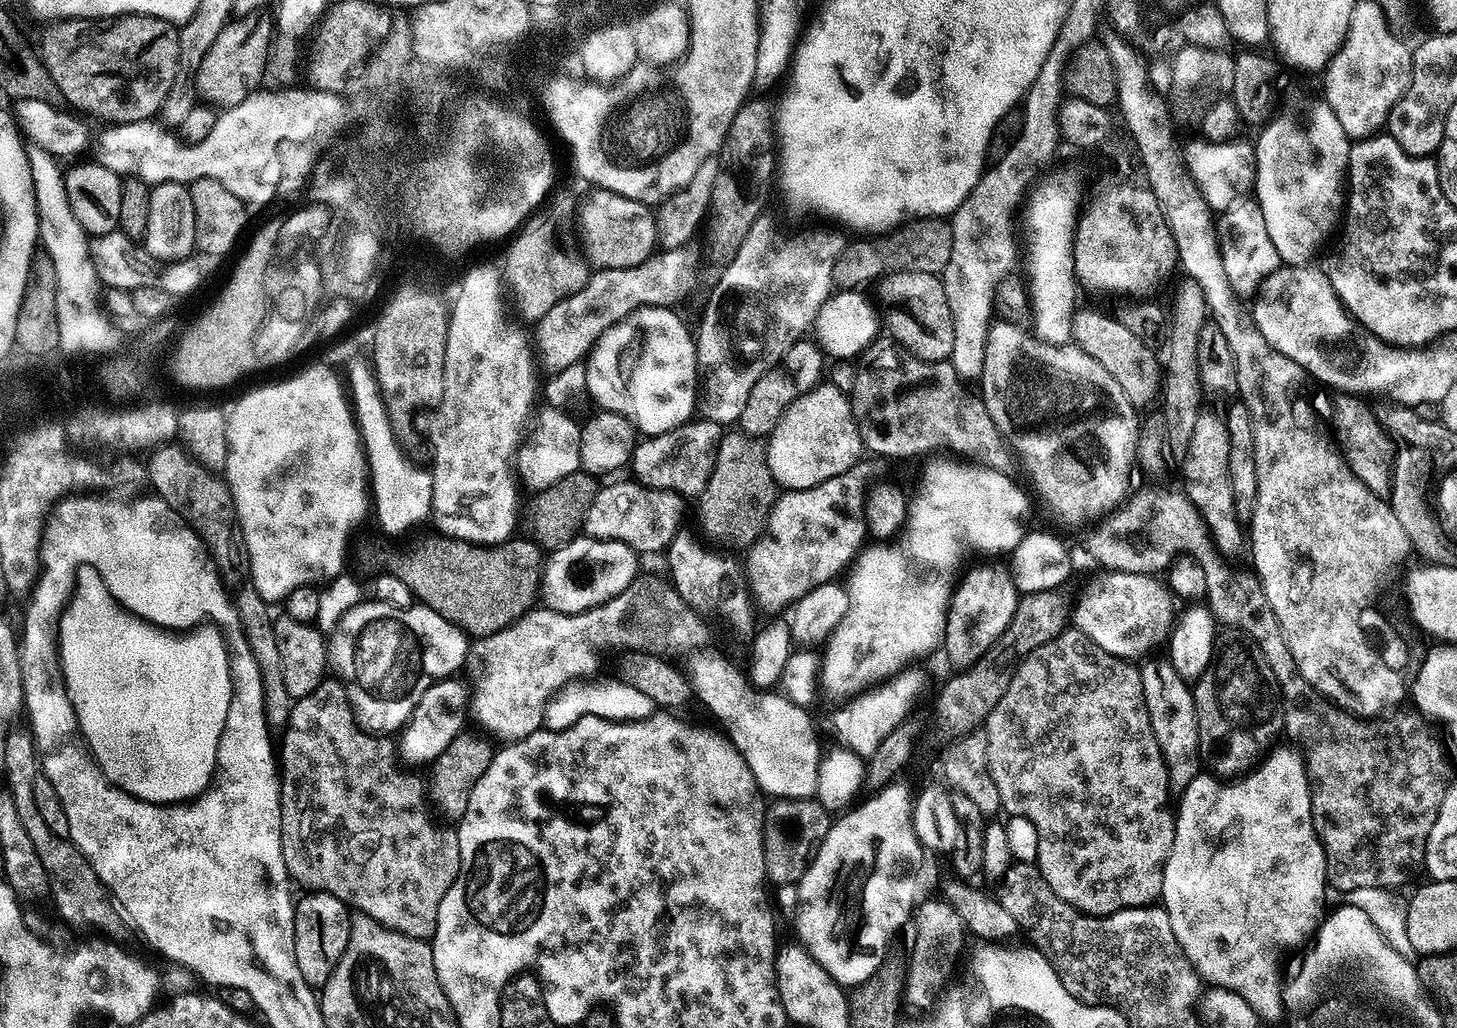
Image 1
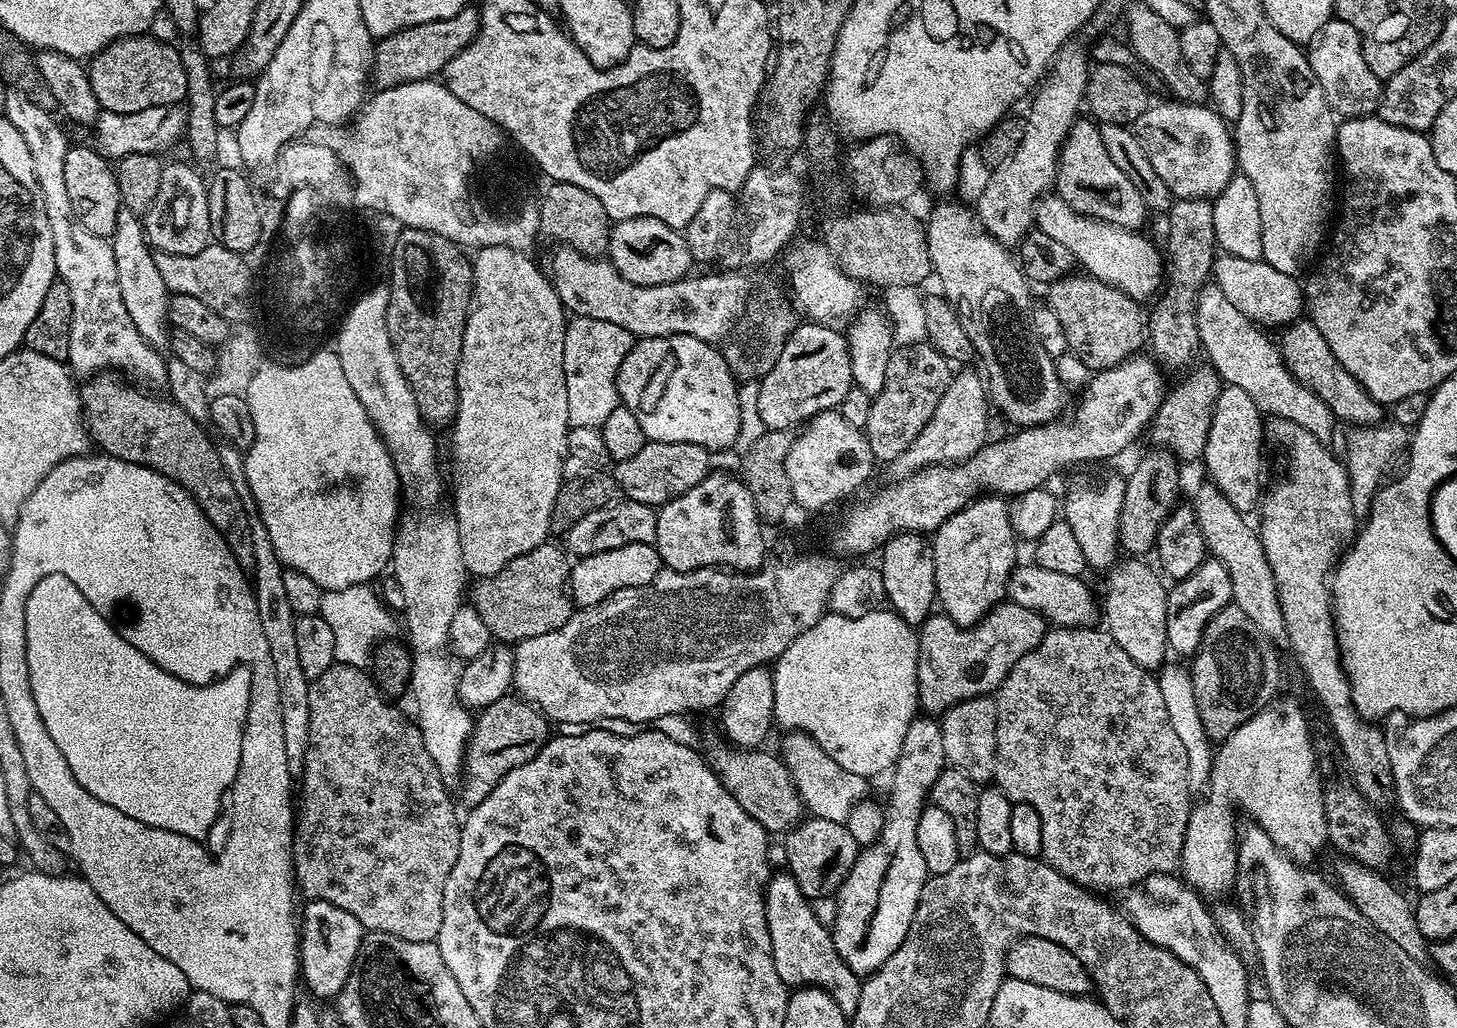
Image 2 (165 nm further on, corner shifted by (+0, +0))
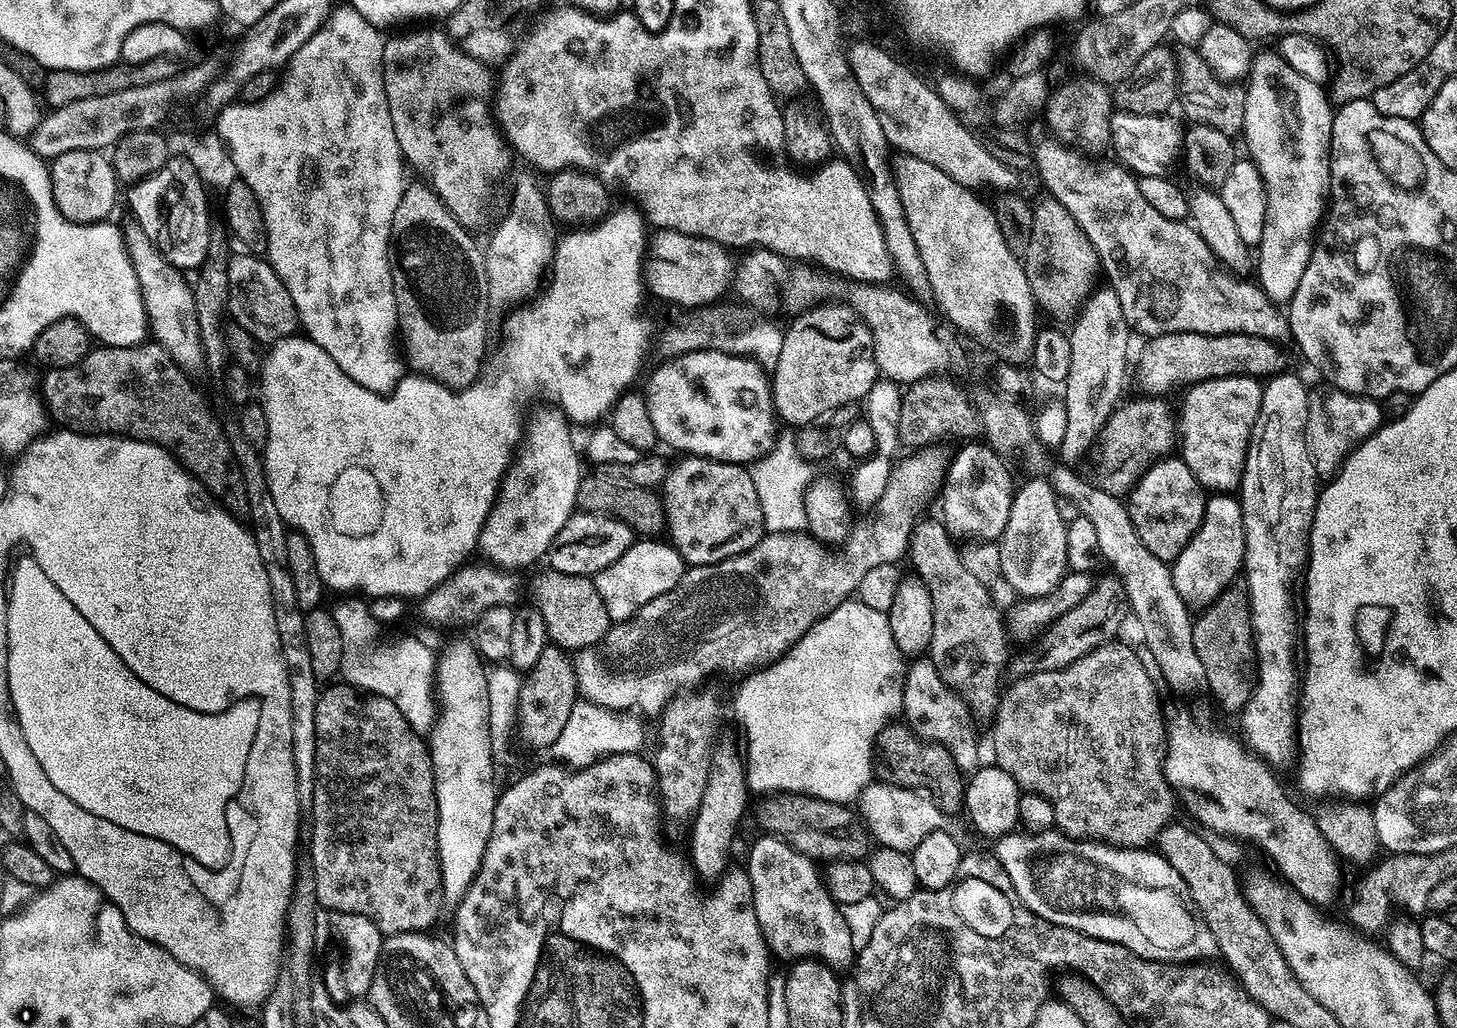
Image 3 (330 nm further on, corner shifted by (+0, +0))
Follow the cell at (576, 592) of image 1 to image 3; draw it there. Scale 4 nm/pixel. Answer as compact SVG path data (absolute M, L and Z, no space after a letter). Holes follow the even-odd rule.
M640 538L631 544L610 566L606 566L601 572L596 573L596 589L603 605L606 606L606 614L609 621L619 622L628 620L646 602L658 598L658 594L666 594L666 590L674 590L680 579L684 577L686 565L678 550L671 543L660 538Z

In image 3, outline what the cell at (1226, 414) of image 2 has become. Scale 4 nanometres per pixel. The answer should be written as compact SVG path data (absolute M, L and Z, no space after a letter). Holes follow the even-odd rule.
M1223 376L1191 385L1184 394L1184 405L1178 408L1179 455L1209 493L1235 493L1242 482L1252 427L1262 406L1261 381L1255 376Z

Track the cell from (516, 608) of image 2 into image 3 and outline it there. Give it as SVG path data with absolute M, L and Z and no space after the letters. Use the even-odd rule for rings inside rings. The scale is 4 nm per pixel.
M545 567L543 571L532 580L531 603L546 624L549 641L555 647L565 650L579 650L596 644L608 632L610 621L606 606L598 595L595 579L590 576L562 574L550 567Z

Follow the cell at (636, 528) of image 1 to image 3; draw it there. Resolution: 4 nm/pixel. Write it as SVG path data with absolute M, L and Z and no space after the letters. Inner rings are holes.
M577 511L558 530L554 542L548 548L547 567L558 570L562 574L595 577L610 562L622 558L628 547L634 543L634 533L624 520L615 520L612 516L603 516L593 512Z

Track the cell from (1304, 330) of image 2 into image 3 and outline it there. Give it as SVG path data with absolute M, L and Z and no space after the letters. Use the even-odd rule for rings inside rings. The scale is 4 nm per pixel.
M1047 138L1048 140L1044 140L1041 144L1037 143L1034 148L1034 172L1037 172L1040 175L1040 180L1044 183L1044 188L1049 197L1051 199L1056 200L1062 206L1066 206L1066 210L1070 214L1070 218L1074 218L1074 222L1078 222L1078 226L1083 230L1086 234L1086 238L1090 238L1090 242L1094 246L1094 250L1098 254L1098 258L1100 259L1100 266L1103 272L1103 275L1106 277L1108 275L1108 280L1106 280L1107 287L1110 287L1114 290L1114 294L1118 294L1118 302L1122 306L1122 314L1126 318L1126 322L1128 323L1129 329L1133 333L1141 332L1144 335L1144 338L1151 338L1154 336L1165 336L1166 334L1178 334L1179 332L1193 332L1194 334L1202 334L1203 336L1225 336L1226 334L1250 334L1251 336L1257 336L1258 338L1266 338L1267 340L1271 340L1273 342L1281 342L1280 340L1288 340L1290 333L1288 331L1288 318L1287 315L1277 305L1273 304L1272 299L1263 290L1260 289L1259 283L1252 282L1252 284L1247 284L1246 281L1240 280L1244 278L1237 278L1235 275L1229 274L1221 265L1218 263L1216 256L1213 255L1212 251L1208 246L1206 246L1206 242L1203 240L1201 236L1196 233L1195 227L1191 223L1185 222L1184 220L1171 220L1170 218L1162 218L1162 214L1158 214L1158 210L1154 210L1154 206L1150 206L1150 202L1146 202L1146 198L1142 198L1142 190L1138 190L1138 186L1136 185L1137 177L1133 175L1133 173L1129 172L1127 168L1121 166L1119 163L1112 162L1112 165L1109 168L1095 168L1094 165L1091 164L1091 159L1085 158L1083 155L1080 155L1077 151L1071 150L1067 145L1061 144L1059 140L1055 138Z

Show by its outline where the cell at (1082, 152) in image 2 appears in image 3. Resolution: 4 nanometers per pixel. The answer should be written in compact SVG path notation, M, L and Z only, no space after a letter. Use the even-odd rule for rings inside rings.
M1079 78L1064 84L1061 88L1053 87L1044 105L1043 119L1048 119L1048 128L1053 137L1072 150L1084 154L1100 152L1112 143L1112 118L1114 111L1112 93L1109 85L1091 78Z

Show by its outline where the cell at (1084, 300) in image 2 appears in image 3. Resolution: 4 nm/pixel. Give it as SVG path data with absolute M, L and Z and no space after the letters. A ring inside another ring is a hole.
M1044 198L1040 205L1037 203L1033 207L1030 246L1026 246L1022 263L1026 278L1030 282L1032 297L1036 299L1037 305L1043 311L1045 308L1050 315L1057 316L1060 320L1069 319L1068 321L1071 321L1079 313L1084 303L1088 301L1089 296L1096 291L1098 287L1096 275L1099 277L1102 272L1100 259L1090 242L1090 238L1086 238L1086 234L1078 226L1078 222L1074 222L1074 218L1070 218L1066 206L1062 206L1051 198Z

